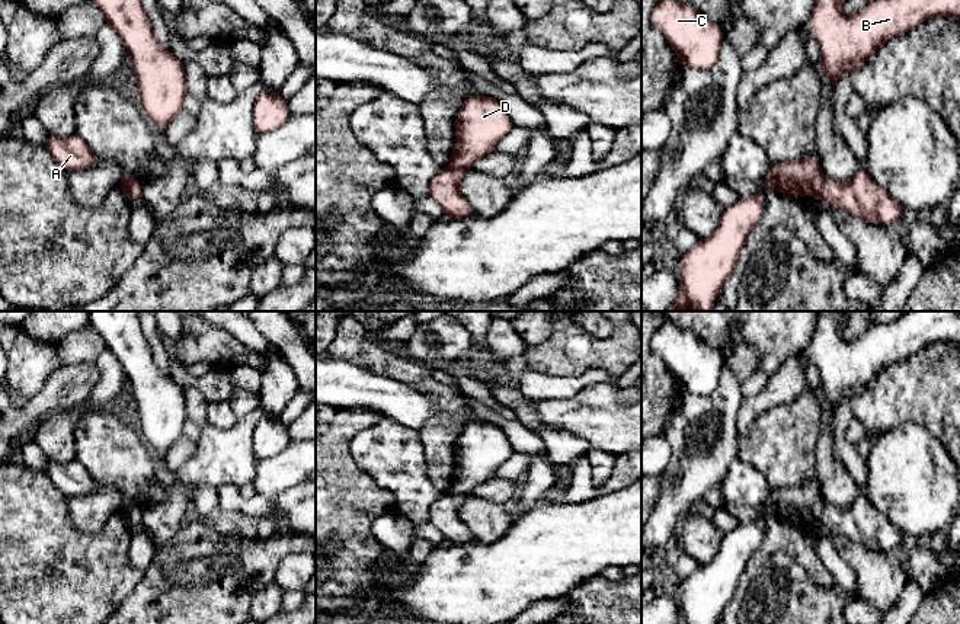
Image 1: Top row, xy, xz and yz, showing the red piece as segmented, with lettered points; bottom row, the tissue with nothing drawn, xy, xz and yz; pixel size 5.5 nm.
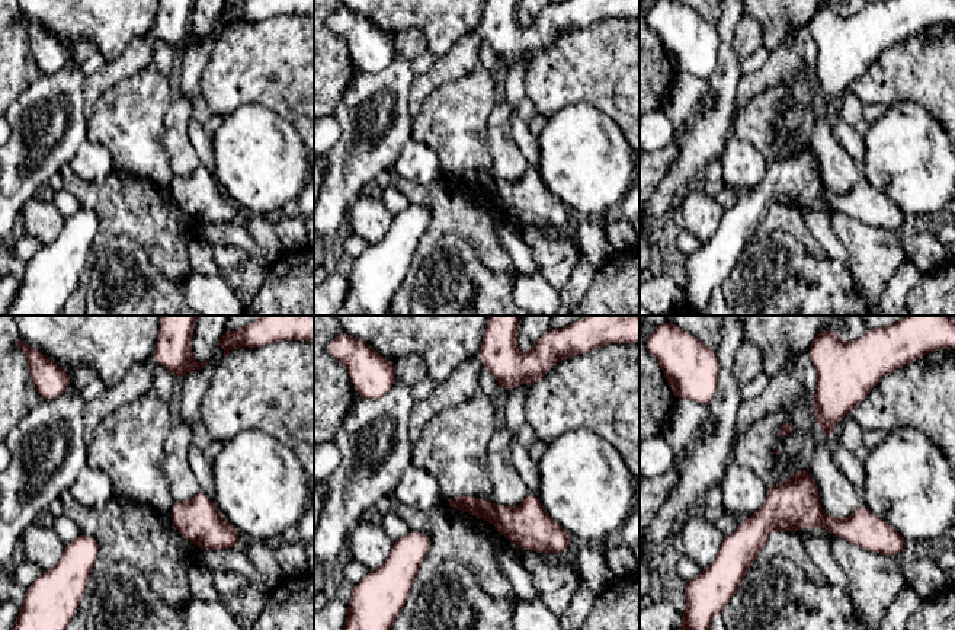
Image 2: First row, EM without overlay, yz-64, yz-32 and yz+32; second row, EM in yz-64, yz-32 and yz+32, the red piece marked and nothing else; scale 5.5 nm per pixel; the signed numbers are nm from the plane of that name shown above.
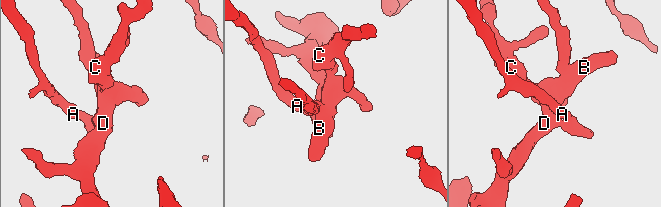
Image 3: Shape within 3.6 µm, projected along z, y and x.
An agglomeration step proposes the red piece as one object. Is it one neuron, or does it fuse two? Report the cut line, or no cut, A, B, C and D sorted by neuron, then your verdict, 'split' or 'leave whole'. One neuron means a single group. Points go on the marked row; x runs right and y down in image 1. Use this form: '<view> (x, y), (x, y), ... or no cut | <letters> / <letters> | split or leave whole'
no cut | A B C D | leave whole

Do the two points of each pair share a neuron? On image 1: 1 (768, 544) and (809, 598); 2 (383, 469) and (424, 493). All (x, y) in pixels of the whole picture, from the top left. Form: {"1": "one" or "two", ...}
{"1": "two", "2": "one"}

